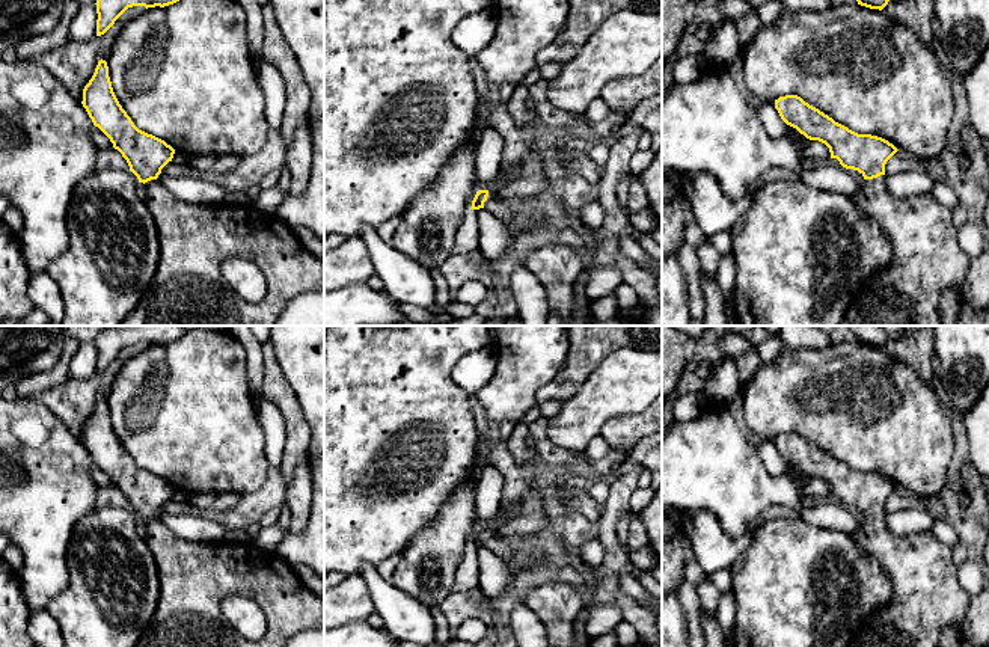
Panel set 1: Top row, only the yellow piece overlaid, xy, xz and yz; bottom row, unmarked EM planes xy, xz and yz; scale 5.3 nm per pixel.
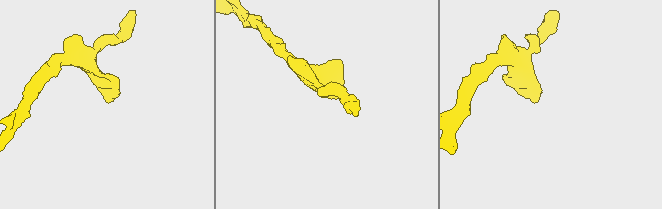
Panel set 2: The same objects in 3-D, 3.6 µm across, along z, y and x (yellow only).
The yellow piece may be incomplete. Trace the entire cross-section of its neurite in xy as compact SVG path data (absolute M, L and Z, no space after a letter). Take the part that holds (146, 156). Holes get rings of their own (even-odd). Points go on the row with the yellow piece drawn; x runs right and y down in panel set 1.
M106 60L98 62L84 86L81 104L93 125L127 160L139 182L145 184L145 204L160 241L155 276L137 308L121 326L274 326L294 297L324 290L324 259L314 256L299 240L295 229L276 214L264 213L252 202L188 204L161 182L158 175L172 161L175 149L134 125L113 92ZM234 256L253 262L264 274L267 294L262 302L247 303L226 284L222 262Z

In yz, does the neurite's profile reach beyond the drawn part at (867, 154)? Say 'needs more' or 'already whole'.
needs more

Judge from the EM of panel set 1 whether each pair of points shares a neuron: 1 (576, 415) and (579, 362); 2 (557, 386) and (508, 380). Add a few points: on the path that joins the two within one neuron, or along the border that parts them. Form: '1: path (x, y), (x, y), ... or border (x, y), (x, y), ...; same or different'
1: border (602, 359), (582, 385), (561, 401); different
2: border (566, 358), (560, 371), (537, 391), (537, 403); different

